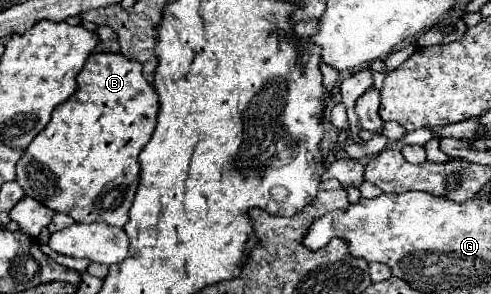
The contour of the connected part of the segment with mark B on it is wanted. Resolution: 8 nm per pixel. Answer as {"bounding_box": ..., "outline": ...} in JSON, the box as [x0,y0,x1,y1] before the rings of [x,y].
{"bounding_box":[17,54,157,226],"outline":[[[91,54],[77,76],[79,88],[75,94],[53,110],[51,122],[25,148],[17,162],[17,182],[27,196],[45,204],[53,212],[69,214],[75,222],[105,222],[123,226],[139,184],[139,152],[149,142],[157,124],[157,92],[147,84],[137,60],[123,54]]]}

